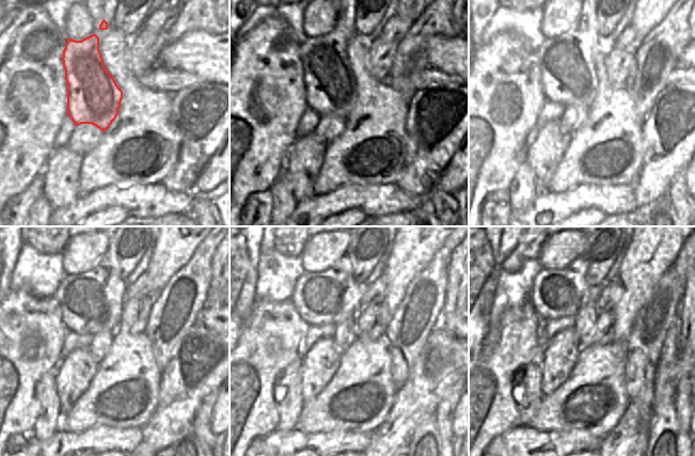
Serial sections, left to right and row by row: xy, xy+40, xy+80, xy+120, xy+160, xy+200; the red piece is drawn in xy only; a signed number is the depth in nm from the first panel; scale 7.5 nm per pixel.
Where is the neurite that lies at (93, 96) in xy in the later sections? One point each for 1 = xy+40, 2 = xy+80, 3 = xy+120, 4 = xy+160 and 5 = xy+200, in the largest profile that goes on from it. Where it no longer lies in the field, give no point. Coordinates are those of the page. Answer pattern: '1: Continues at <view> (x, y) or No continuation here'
1: Continues at xy+40 (331, 90)
2: Continues at xy+80 (567, 62)
3: Continues at xy+120 (92, 301)
4: Continues at xy+160 (328, 297)
5: Continues at xy+200 (556, 293)

